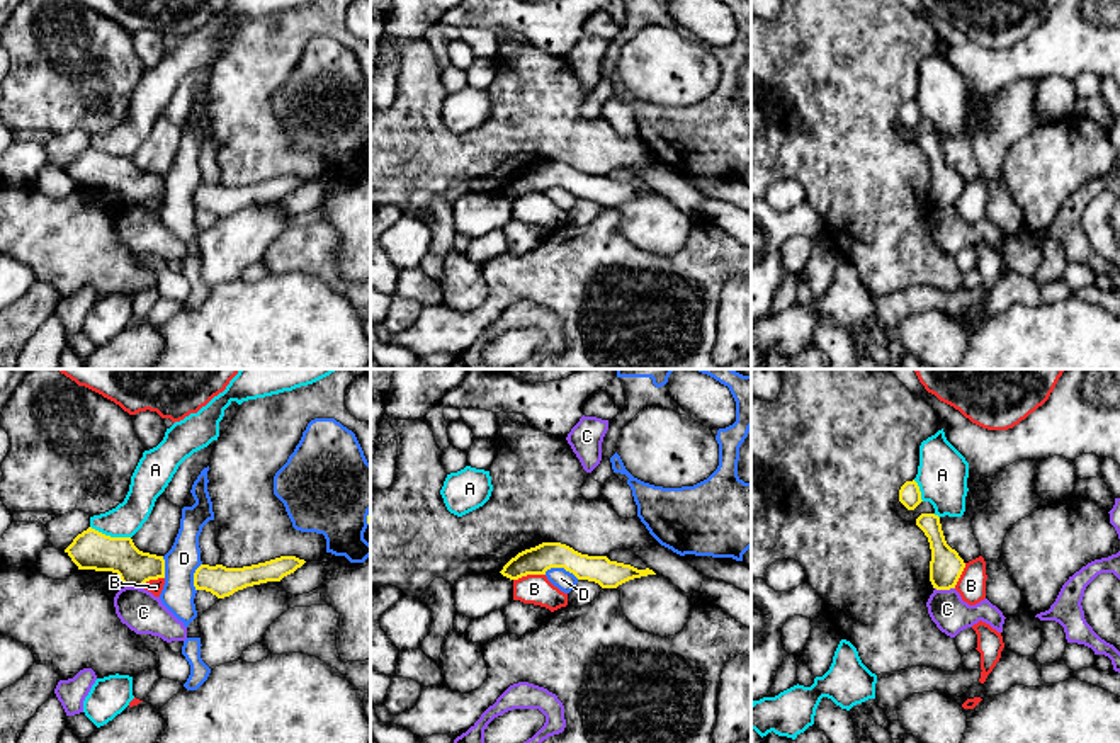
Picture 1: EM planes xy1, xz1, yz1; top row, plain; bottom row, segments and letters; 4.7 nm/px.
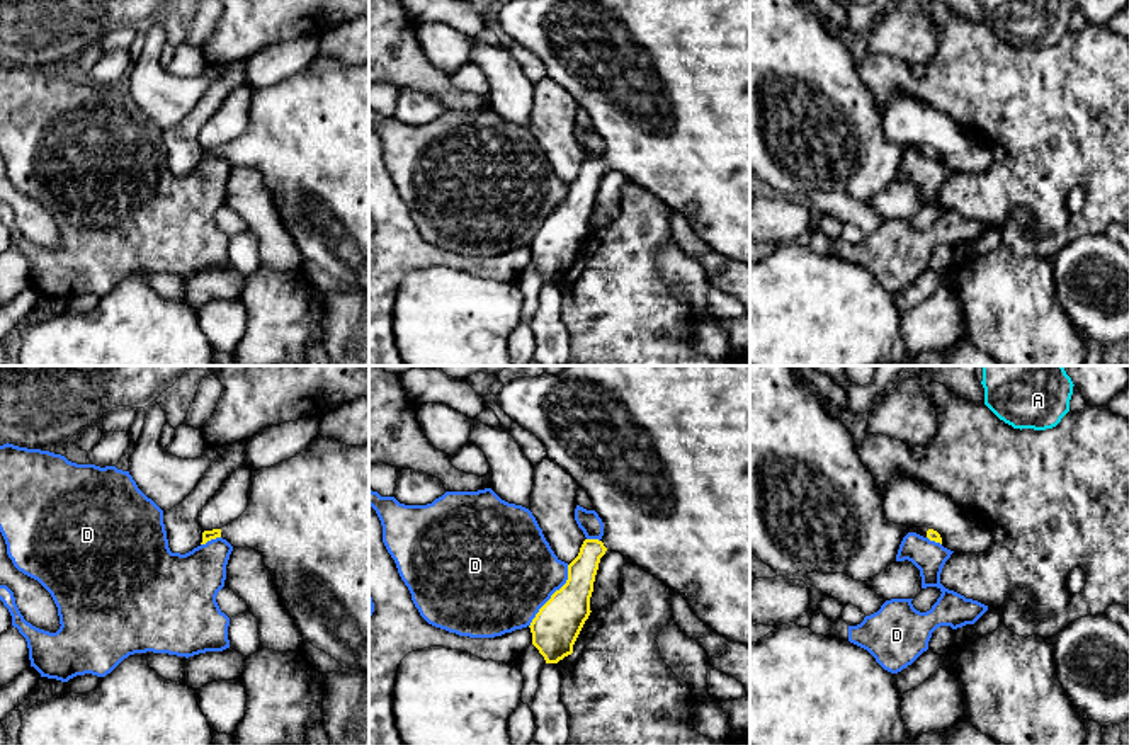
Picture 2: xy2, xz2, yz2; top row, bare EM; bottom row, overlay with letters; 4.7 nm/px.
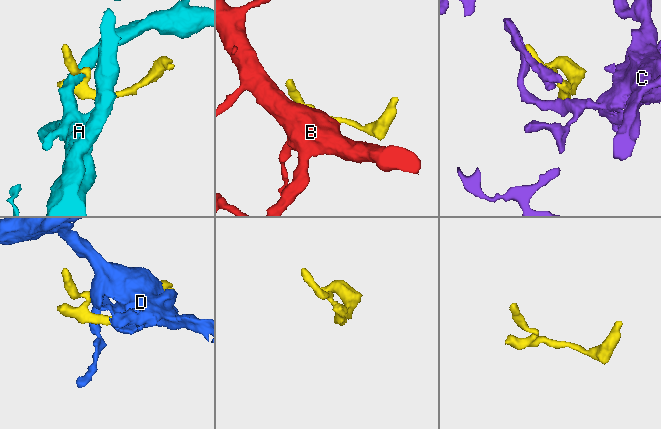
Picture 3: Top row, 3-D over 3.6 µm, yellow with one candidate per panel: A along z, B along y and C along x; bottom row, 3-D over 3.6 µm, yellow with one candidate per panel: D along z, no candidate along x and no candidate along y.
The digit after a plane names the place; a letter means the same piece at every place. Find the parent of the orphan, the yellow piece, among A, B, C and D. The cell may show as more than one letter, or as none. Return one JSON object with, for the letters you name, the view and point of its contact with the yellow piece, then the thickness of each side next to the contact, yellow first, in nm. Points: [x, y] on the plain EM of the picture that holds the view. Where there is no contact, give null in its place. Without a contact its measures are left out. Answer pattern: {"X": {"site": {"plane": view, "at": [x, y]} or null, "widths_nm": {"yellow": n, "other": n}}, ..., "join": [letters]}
{"join": []}

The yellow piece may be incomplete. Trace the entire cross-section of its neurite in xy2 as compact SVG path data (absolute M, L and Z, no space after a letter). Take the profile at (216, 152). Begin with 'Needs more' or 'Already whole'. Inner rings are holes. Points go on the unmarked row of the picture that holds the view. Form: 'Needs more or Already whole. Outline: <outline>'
Needs more. Outline: M318 54L294 77L252 90L247 129L221 148L204 150L201 163L216 156L262 173L277 214L304 260L343 287L369 291L369 63L347 65Z

